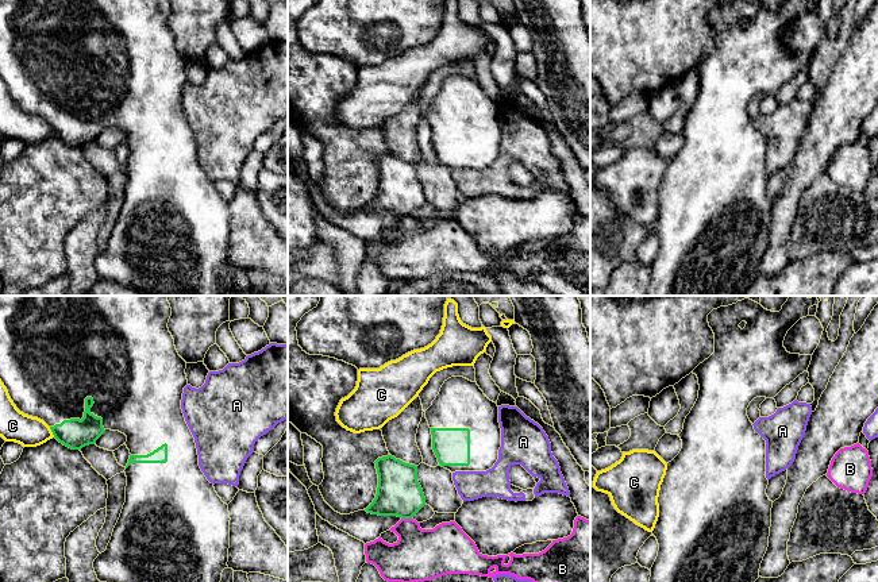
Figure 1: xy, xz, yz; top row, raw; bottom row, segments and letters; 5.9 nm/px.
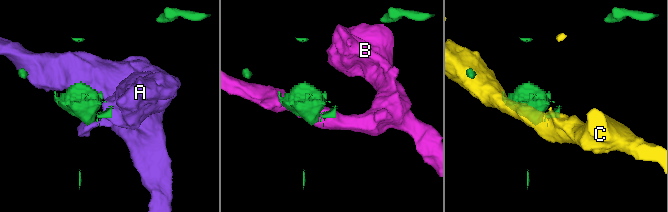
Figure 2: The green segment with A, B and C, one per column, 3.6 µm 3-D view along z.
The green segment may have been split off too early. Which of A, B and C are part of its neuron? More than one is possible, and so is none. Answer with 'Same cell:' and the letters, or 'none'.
Same cell: none

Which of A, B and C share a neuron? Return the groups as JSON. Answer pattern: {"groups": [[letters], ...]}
{"groups": [["A"], ["B"], ["C"]]}

